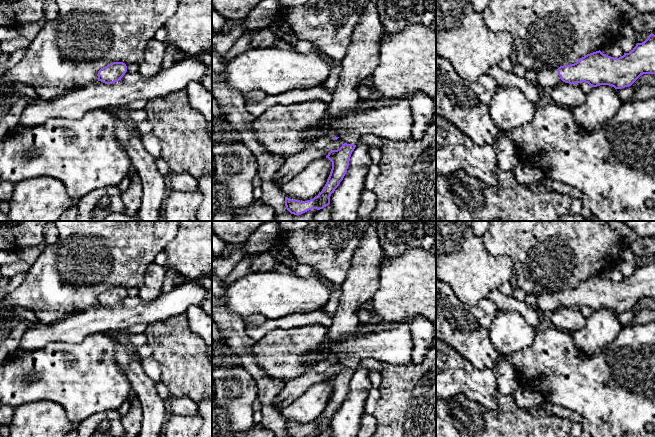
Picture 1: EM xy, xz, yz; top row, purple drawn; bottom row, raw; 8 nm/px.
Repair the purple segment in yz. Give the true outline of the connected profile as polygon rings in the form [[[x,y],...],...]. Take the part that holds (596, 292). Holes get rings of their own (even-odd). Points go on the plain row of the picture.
[[[650,258],[644,266],[637,267],[629,277],[624,277],[619,282],[608,280],[599,274],[585,279],[574,288],[563,289],[558,293],[545,292],[536,298],[536,307],[533,309],[535,311],[539,310],[544,314],[554,312],[562,305],[569,308],[585,306],[591,311],[600,309],[609,309],[615,313],[629,311],[641,299],[655,298],[655,259]]]

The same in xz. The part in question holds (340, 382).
[[[344,367],[337,374],[331,374],[326,382],[332,386],[332,393],[322,415],[307,425],[292,424],[285,421],[285,430],[290,437],[305,437],[312,433],[323,433],[330,428],[330,420],[343,404],[352,376],[356,369]]]

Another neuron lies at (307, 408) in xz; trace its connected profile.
[[[319,382],[311,386],[293,403],[284,405],[280,412],[285,421],[292,424],[307,425],[317,420],[325,410],[332,393],[332,386]]]

